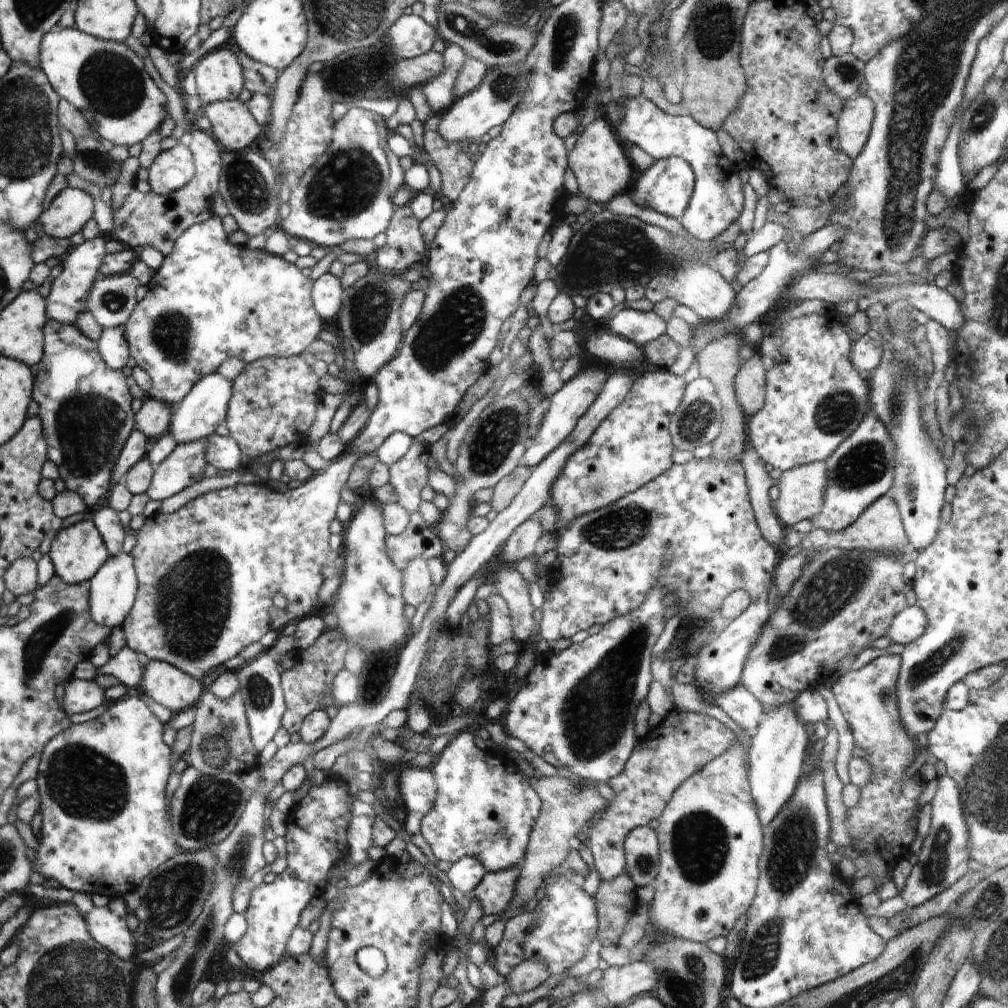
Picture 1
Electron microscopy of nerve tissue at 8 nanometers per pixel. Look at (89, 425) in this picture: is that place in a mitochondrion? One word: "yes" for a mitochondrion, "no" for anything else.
yes

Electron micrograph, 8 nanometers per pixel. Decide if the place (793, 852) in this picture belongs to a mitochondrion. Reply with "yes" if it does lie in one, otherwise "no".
yes

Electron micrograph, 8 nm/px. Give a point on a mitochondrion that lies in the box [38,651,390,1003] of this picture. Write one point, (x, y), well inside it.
(88, 785)

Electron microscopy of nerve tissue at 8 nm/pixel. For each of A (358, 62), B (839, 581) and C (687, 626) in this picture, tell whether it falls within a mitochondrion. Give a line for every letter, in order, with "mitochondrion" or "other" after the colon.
A: mitochondrion
B: mitochondrion
C: other

